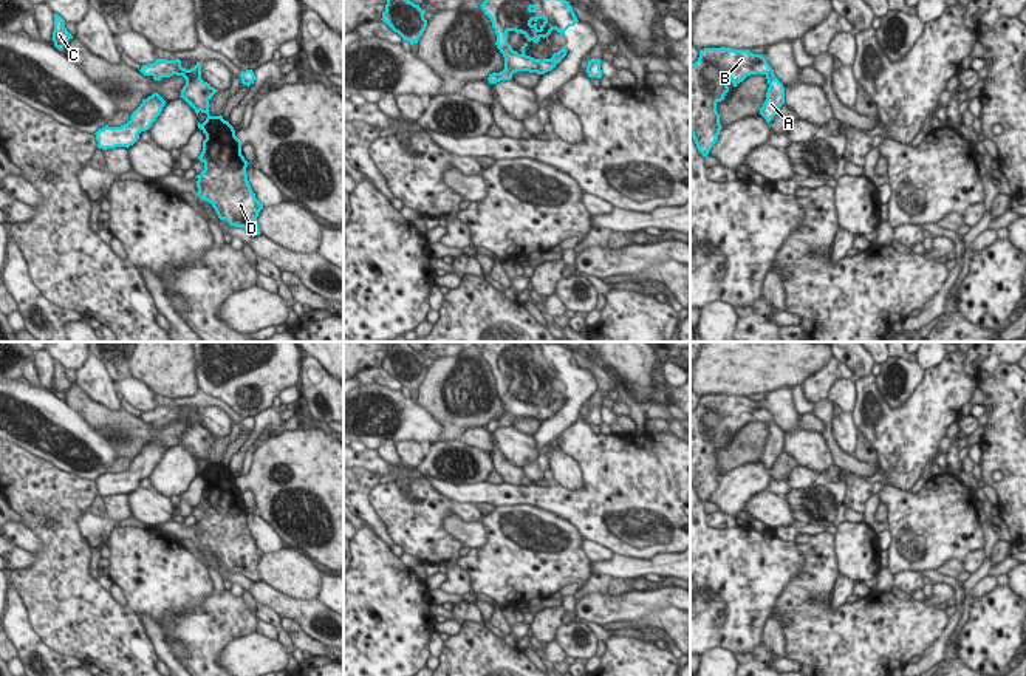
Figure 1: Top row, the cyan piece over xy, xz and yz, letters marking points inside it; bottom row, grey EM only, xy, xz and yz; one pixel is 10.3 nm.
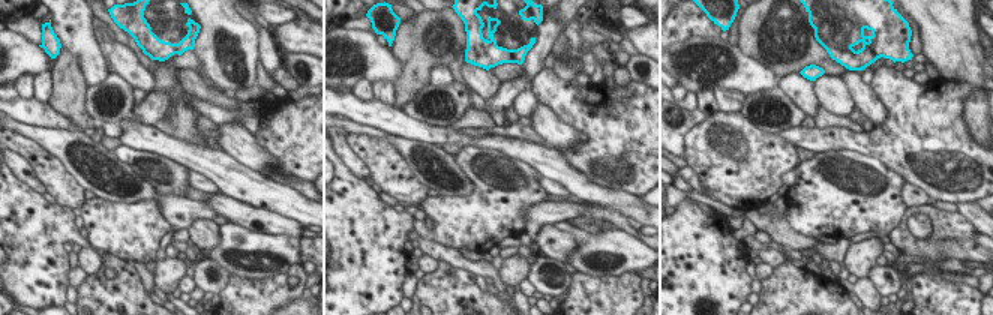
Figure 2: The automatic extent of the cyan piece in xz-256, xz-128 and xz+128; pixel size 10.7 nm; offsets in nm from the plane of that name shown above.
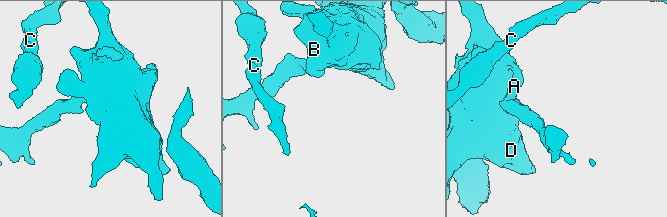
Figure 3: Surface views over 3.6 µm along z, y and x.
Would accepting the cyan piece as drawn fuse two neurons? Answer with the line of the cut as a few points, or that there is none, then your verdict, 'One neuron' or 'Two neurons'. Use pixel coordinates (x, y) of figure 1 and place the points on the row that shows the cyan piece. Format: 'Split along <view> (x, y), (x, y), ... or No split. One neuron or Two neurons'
No split. One neuron

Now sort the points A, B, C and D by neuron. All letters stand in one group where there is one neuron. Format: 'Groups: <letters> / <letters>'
Groups: A B C D

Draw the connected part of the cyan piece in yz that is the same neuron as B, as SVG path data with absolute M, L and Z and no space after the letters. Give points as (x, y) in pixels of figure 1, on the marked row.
M724 46L704 48L690 65L690 135L703 156L707 158L723 128L716 104L729 91L727 80L737 87L751 74L764 74L768 79L769 88L760 114L769 124L785 104L785 87L761 54Z

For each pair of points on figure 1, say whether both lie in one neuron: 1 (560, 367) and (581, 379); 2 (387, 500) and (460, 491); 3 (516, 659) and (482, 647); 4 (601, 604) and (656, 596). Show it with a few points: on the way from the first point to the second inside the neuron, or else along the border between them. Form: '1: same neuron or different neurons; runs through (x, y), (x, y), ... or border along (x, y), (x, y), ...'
1: different neurons; border along (577, 367), (565, 378), (567, 399), (559, 407)
2: different neurons; border along (407, 480), (426, 478), (446, 497), (474, 505)
3: same neuron; runs through (508, 659), (494, 659), (489, 655)
4: same neuron; runs through (615, 605), (642, 602)

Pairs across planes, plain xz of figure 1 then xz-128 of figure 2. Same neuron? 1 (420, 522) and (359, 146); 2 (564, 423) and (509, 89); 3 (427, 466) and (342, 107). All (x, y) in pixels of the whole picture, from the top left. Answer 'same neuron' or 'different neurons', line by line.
1: same neuron
2: same neuron
3: different neurons

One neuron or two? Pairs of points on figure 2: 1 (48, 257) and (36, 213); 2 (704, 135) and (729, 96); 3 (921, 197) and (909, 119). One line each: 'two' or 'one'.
1: one
2: two
3: two

